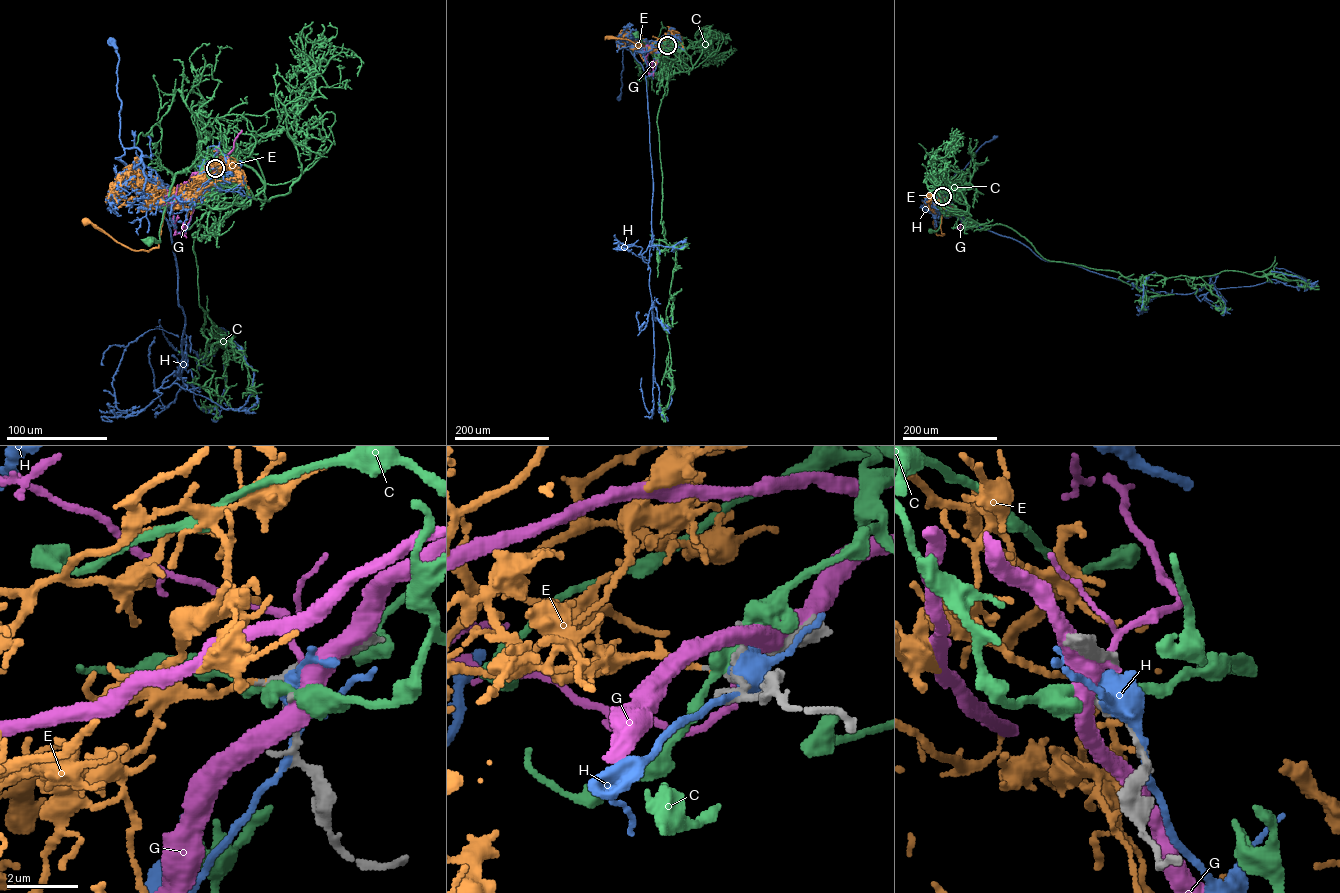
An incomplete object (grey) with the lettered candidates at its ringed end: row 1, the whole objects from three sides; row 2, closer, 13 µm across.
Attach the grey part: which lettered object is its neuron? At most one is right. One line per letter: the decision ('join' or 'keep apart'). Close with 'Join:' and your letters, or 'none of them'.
C: keep apart
E: join
G: keep apart
H: keep apart
Join: E

